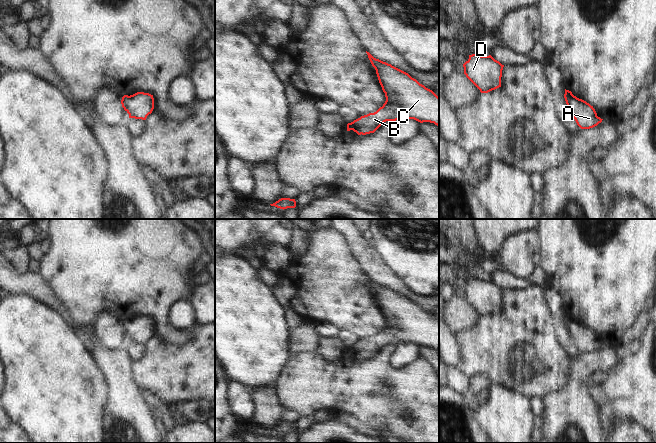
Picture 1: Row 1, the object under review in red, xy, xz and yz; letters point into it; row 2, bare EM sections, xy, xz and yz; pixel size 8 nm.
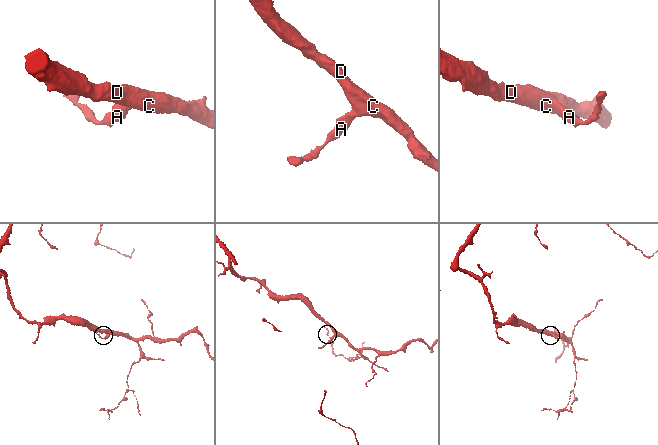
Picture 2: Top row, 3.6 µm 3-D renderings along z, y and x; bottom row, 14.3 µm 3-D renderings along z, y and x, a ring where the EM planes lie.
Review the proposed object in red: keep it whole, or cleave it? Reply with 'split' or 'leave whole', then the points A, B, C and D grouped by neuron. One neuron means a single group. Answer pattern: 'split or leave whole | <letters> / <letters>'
leave whole | A B C D

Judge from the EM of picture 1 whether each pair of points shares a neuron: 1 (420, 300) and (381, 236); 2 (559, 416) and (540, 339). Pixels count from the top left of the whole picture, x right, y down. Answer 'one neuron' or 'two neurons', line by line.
1: two neurons
2: two neurons

